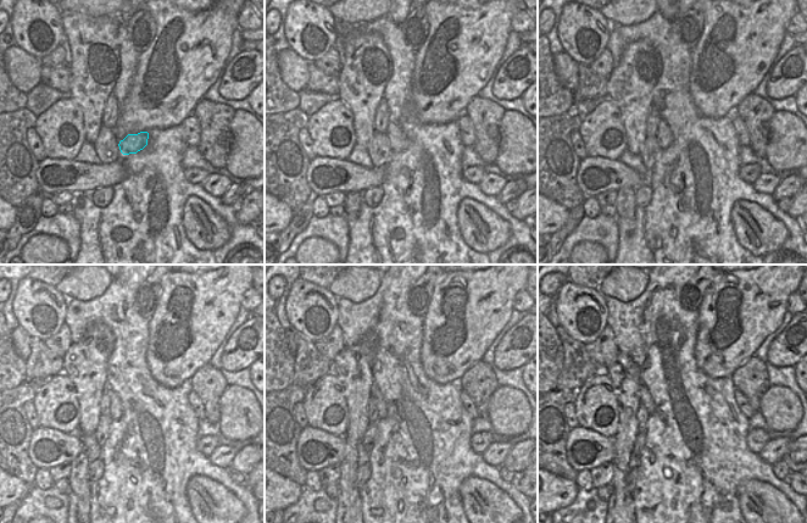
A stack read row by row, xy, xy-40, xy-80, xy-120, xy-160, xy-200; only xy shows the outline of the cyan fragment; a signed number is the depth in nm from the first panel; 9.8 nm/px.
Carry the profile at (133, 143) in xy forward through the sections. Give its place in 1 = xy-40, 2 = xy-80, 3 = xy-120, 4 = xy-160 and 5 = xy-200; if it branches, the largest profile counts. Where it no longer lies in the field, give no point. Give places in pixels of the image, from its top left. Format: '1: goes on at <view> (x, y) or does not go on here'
1: goes on at xy-40 (399, 142)
2: goes on at xy-80 (663, 135)
3: goes on at xy-120 (116, 411)
4: goes on at xy-160 (376, 394)
5: goes on at xy-200 (645, 398)

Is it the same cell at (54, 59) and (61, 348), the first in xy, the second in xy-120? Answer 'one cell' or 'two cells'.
one cell

